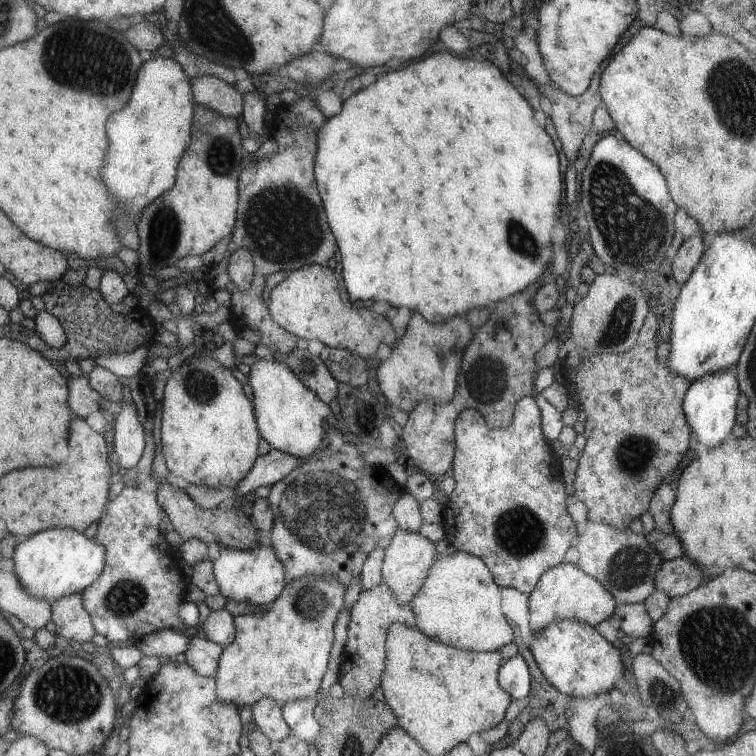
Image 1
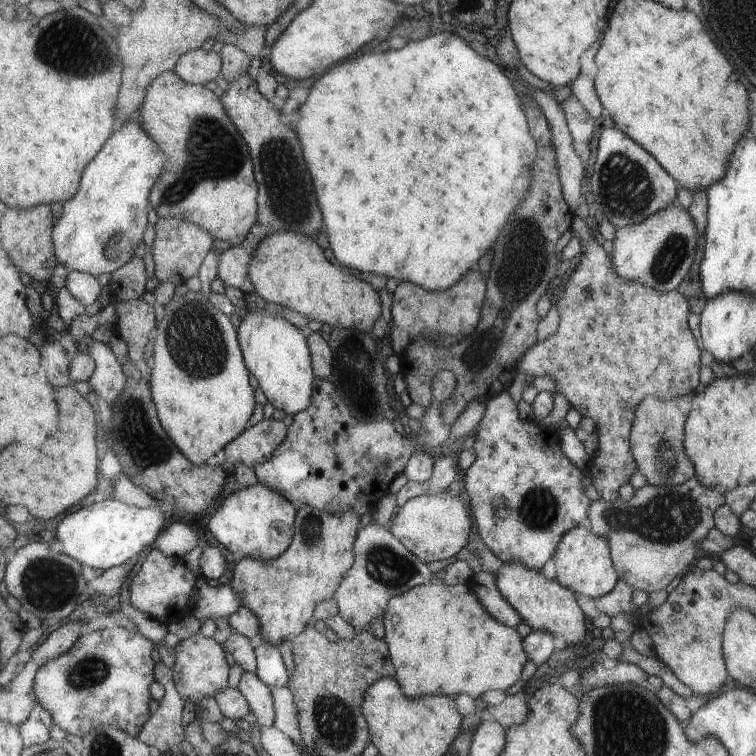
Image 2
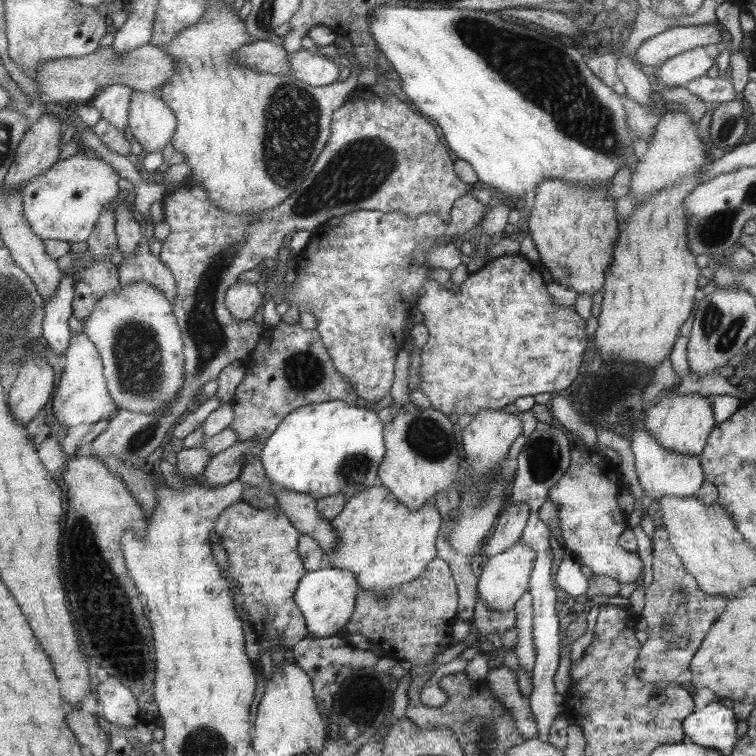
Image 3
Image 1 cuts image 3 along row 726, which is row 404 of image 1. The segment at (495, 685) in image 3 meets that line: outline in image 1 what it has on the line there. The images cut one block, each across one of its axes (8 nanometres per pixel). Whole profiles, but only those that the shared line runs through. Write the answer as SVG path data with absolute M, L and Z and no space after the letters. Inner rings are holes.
M526 395L521 398L514 406L513 418L511 424L504 429L490 429L484 418L477 412L471 409L462 410L458 414L457 420L454 422L454 443L457 447L454 450L453 465L449 470L454 480L454 488L448 496L448 502L442 507L441 520L444 536L446 540L455 547L455 551L464 551L467 554L475 555L477 558L482 559L489 567L491 574L494 575L495 582L503 588L515 589L517 592L528 595L534 586L538 584L539 577L551 569L552 566L558 565L563 560L565 550L572 546L571 538L576 536L578 526L573 522L573 519L567 514L565 506L565 490L561 480L557 478L559 469L557 462L553 458L553 452L547 444L547 440L542 435L541 429L541 411L537 408L538 403L532 395Z

